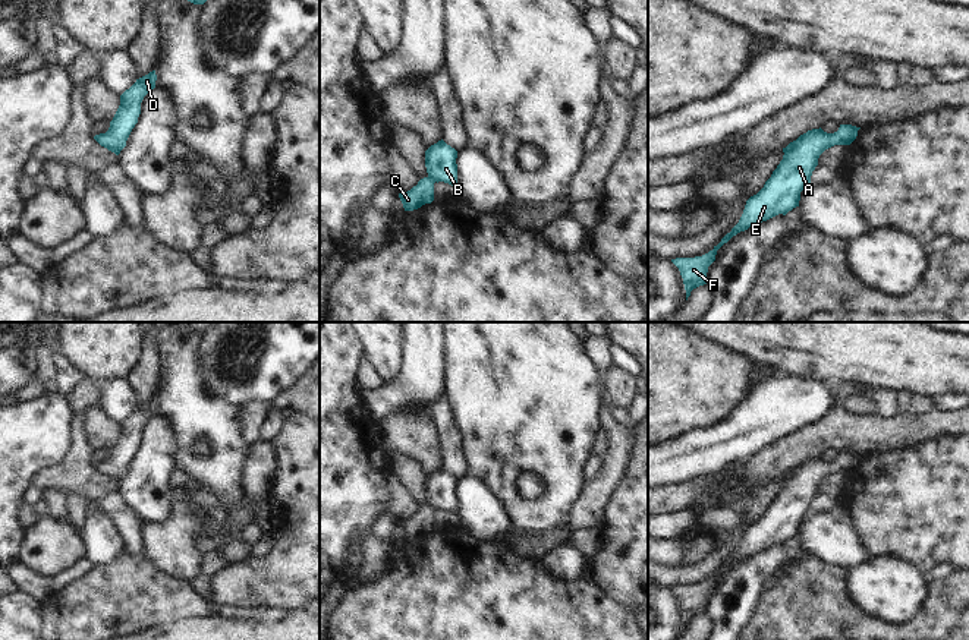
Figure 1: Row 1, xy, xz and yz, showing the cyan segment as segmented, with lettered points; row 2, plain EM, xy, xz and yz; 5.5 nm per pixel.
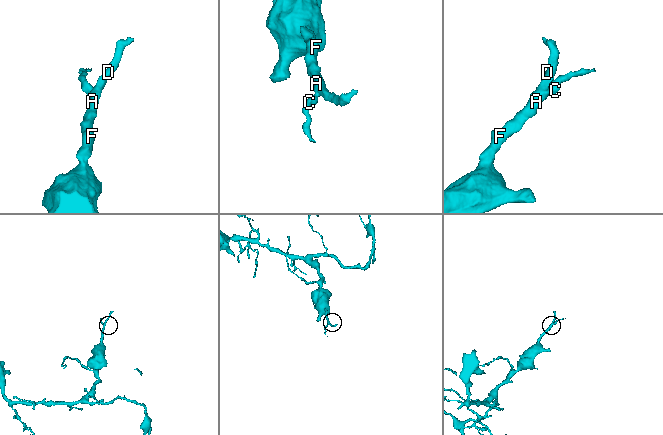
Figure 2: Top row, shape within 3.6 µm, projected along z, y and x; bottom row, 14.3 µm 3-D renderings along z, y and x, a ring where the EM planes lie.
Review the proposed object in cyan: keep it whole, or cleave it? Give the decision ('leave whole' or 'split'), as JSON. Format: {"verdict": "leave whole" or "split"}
{"verdict": "leave whole"}

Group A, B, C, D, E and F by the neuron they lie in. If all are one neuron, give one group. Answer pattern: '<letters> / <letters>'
A B C D E F

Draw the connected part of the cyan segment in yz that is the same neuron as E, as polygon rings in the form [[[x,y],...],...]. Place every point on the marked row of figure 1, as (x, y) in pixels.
[[[840,124],[834,133],[827,133],[821,127],[812,129],[783,148],[783,160],[764,187],[746,201],[743,214],[732,231],[702,256],[671,259],[683,278],[686,300],[693,289],[707,284],[708,267],[715,261],[717,250],[724,243],[749,227],[778,214],[786,215],[799,206],[800,192],[811,183],[819,155],[834,145],[850,145],[859,129],[852,124]]]

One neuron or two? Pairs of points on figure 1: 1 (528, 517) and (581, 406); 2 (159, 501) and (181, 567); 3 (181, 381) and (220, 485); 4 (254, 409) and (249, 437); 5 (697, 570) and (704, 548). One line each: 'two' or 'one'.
1: one
2: two
3: one
4: one
5: two

